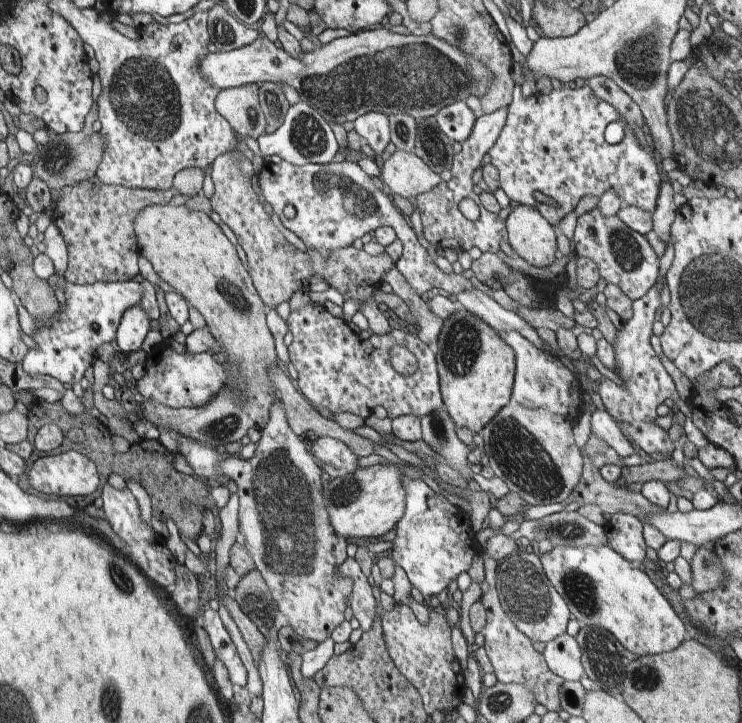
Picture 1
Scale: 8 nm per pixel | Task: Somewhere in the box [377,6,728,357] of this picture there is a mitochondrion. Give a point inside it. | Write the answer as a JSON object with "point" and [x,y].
{"point":[637,60]}

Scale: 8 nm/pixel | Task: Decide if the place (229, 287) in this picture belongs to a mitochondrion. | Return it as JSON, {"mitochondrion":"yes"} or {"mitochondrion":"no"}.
{"mitochondrion":"yes"}

